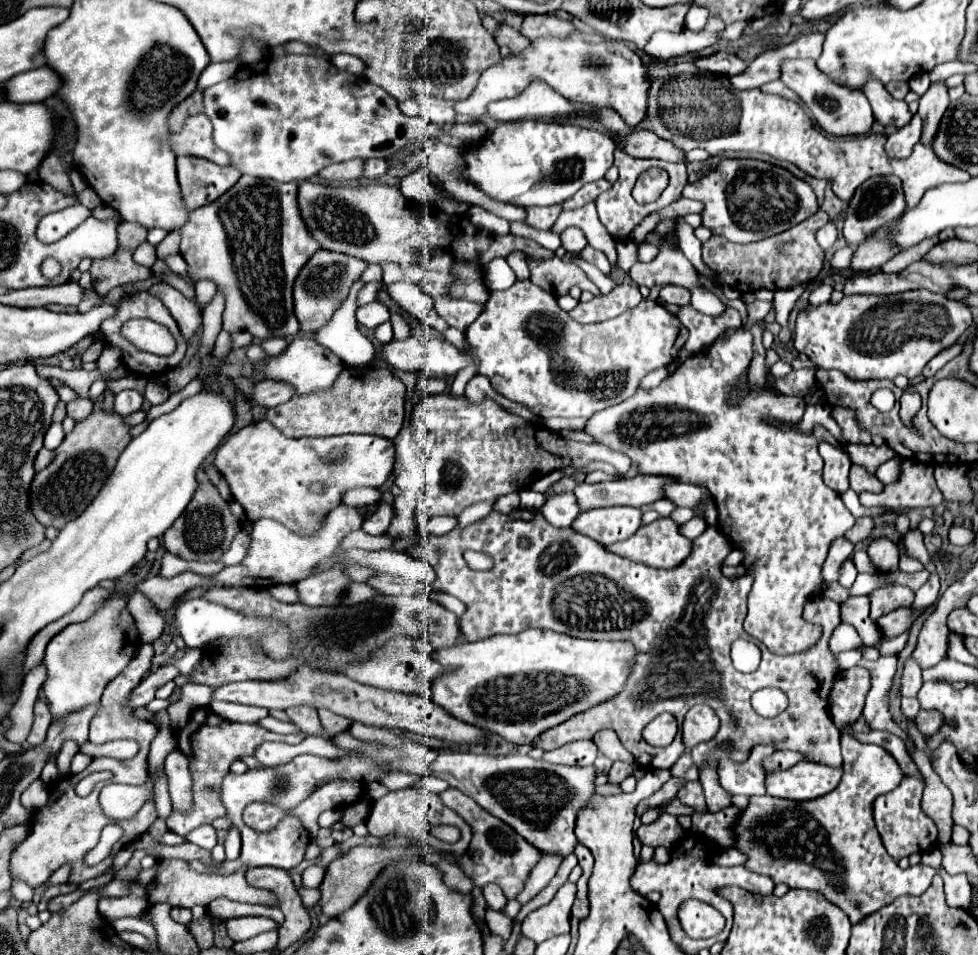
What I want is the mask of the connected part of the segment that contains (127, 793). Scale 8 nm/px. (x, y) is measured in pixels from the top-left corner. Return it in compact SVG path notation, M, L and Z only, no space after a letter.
M150 777L140 787L118 787L116 783L106 785L99 795L102 811L112 819L128 819L140 811L144 803L154 799L154 779Z

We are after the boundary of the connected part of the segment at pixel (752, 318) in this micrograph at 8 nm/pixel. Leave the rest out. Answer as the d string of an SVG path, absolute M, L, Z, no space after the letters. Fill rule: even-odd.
M756 300L754 303L748 303L748 323L755 324L763 320L772 308L772 303L768 301Z

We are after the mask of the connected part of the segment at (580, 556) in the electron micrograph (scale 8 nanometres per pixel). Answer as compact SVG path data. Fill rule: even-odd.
M516 509L508 517L492 511L484 521L478 521L466 529L456 529L442 537L428 535L424 543L410 547L408 553L432 563L432 567L436 569L434 587L438 591L450 593L466 603L468 611L460 617L460 629L466 641L480 641L498 633L520 633L528 627L544 627L544 629L560 631L572 637L580 637L580 639L634 643L634 647L638 649L636 665L632 669L632 675L628 677L626 689L618 697L598 707L592 707L580 715L574 715L572 719L568 719L566 723L554 729L544 731L534 741L534 745L542 747L544 751L562 747L576 739L592 739L594 733L598 733L600 729L612 729L618 733L622 745L634 755L638 765L646 769L650 767L670 769L678 761L678 757L684 753L682 735L678 733L678 739L674 739L672 745L668 745L668 749L654 749L652 745L644 741L642 729L660 713L672 713L678 719L678 725L682 725L682 719L690 707L694 707L696 703L706 703L720 717L720 731L712 741L696 745L690 753L700 771L700 783L704 787L706 807L710 813L732 805L732 795L724 791L722 785L718 783L716 765L720 757L732 759L732 761L746 761L756 745L772 745L774 749L792 749L792 751L806 753L806 757L816 763L842 767L840 731L834 727L832 717L830 717L830 693L832 693L834 679L840 673L840 667L834 659L834 653L828 647L832 631L842 623L840 603L828 599L826 595L810 597L806 601L806 621L812 621L824 627L822 639L806 653L774 655L768 649L764 649L764 645L756 643L762 649L760 667L748 675L736 671L730 659L730 645L736 639L750 639L746 631L742 629L742 623L746 617L746 597L752 589L752 577L744 575L740 579L728 579L722 575L720 565L730 553L730 543L720 533L718 527L710 525L698 539L694 539L694 549L692 549L690 559L684 561L676 569L654 569L642 563L628 561L616 553L610 553L598 541L592 541L590 537L576 533L572 527L554 527L544 519L540 511L528 511L528 509ZM520 537L528 537L532 545L528 549L520 549L518 547ZM466 549L488 553L494 559L494 567L490 571L472 571L462 559L462 551ZM766 685L774 685L782 689L790 699L786 711L774 719L764 719L756 715L750 705L752 693Z

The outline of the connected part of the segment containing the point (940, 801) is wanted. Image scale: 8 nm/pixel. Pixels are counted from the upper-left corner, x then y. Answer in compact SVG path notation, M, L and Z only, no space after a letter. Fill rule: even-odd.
M915 748L913 760L926 779L924 795L922 795L922 811L936 821L940 831L940 843L950 841L952 833L952 793L934 773L928 756Z

